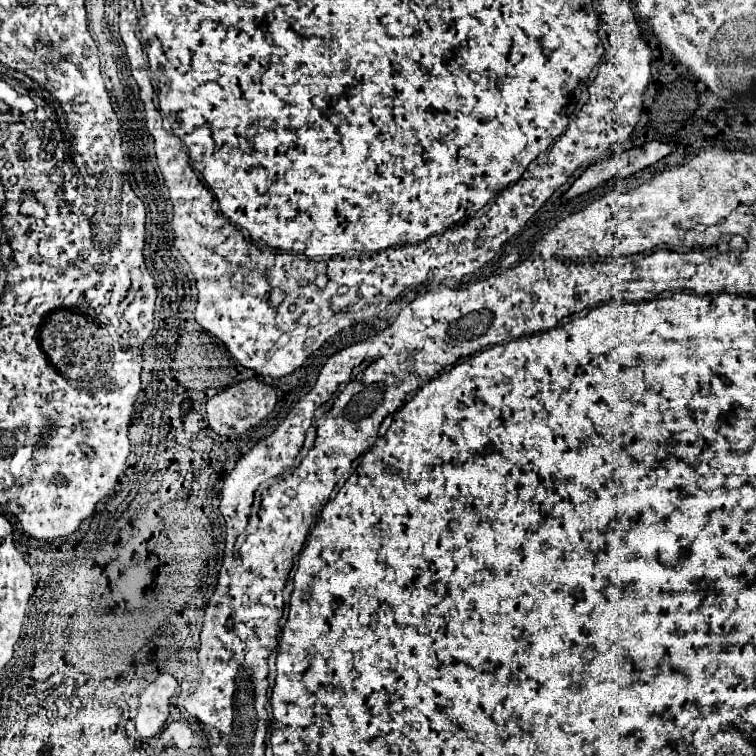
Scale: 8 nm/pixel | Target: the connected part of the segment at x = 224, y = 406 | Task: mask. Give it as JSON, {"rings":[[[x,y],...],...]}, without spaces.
{"rings":[[[246,379],[246,381],[240,381],[232,387],[220,391],[218,395],[214,395],[208,401],[208,405],[206,405],[208,423],[218,435],[238,435],[238,433],[244,433],[250,427],[258,425],[266,415],[272,413],[274,405],[276,405],[276,391],[272,387],[264,385],[258,379]]]}

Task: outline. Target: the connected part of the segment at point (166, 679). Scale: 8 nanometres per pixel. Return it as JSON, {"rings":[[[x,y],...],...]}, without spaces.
{"rings":[[[160,675],[140,695],[140,707],[136,715],[136,729],[142,737],[154,737],[162,731],[168,719],[170,697],[174,695],[178,681],[172,675]]]}

